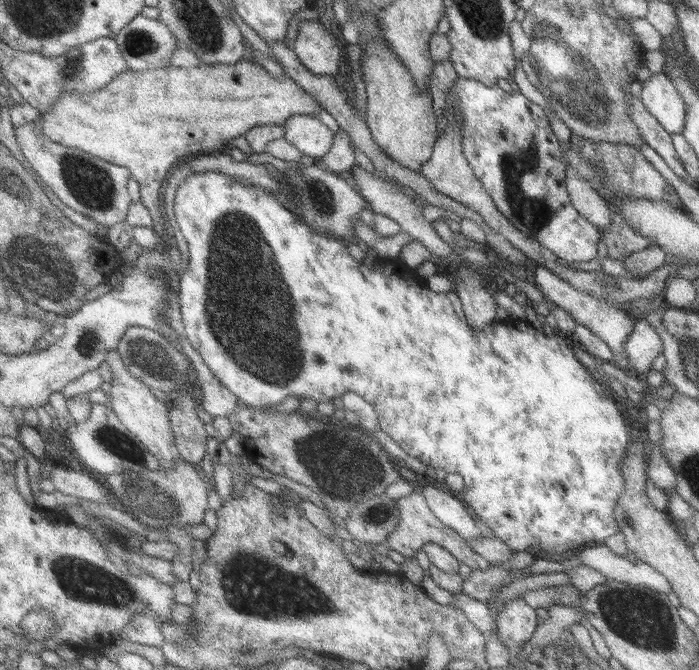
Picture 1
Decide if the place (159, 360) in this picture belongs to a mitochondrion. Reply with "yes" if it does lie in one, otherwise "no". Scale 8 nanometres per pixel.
yes

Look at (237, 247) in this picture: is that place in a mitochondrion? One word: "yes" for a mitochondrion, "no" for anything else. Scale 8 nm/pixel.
yes

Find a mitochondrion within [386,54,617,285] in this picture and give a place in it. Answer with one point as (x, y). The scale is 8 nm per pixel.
(533, 213)

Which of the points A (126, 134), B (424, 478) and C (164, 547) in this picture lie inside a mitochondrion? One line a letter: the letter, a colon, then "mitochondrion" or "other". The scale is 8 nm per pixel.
A: other
B: other
C: other

